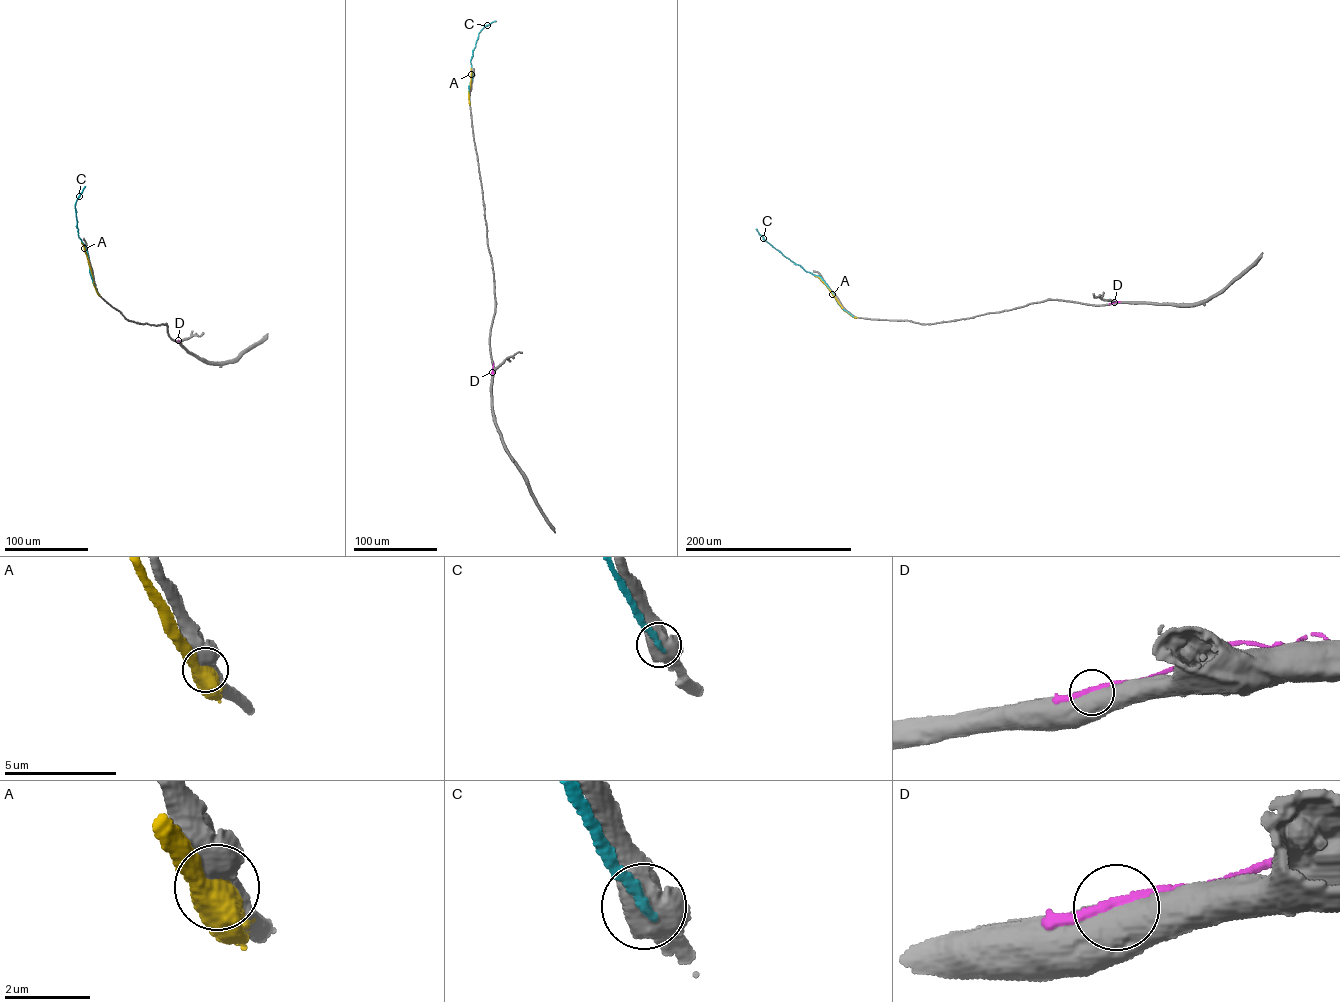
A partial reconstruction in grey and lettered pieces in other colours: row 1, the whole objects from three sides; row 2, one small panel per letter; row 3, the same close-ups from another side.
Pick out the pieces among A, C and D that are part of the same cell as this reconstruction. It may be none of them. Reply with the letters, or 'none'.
none

